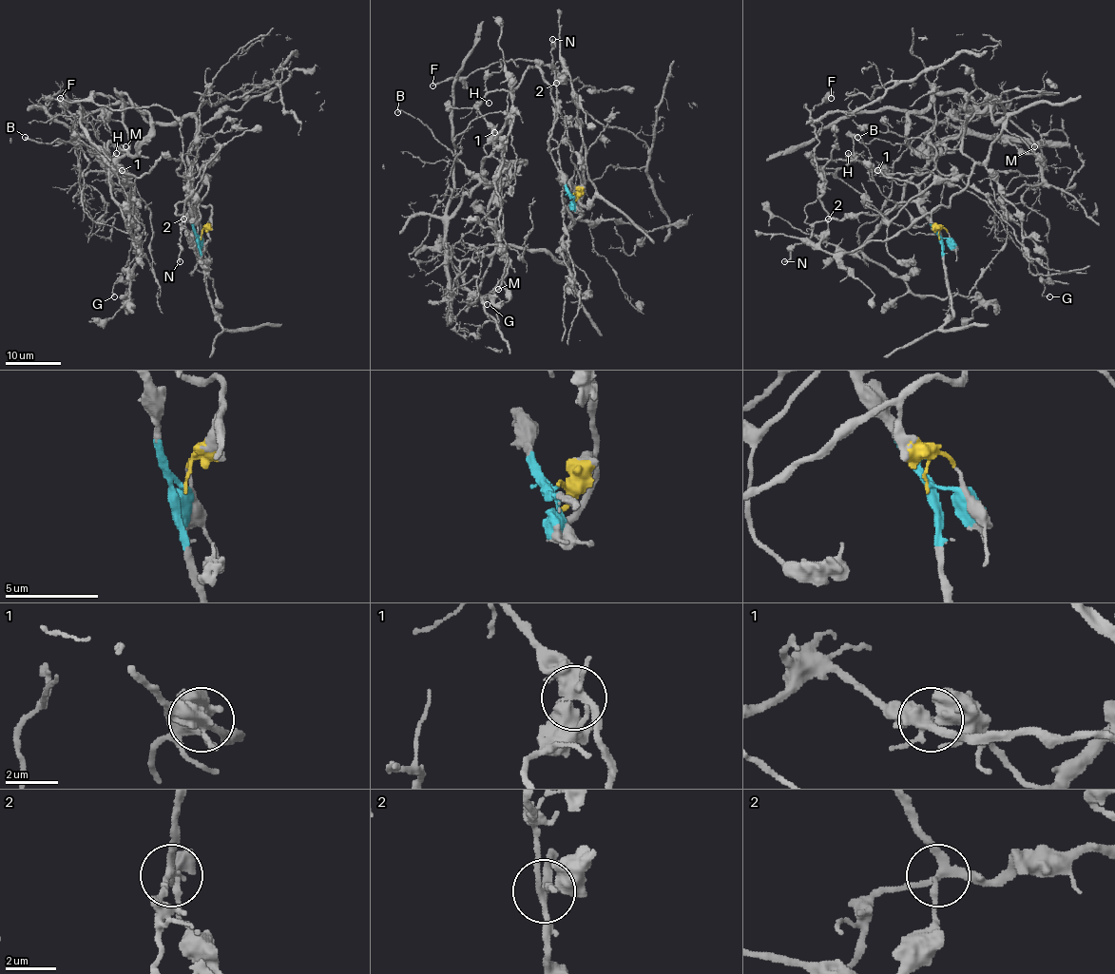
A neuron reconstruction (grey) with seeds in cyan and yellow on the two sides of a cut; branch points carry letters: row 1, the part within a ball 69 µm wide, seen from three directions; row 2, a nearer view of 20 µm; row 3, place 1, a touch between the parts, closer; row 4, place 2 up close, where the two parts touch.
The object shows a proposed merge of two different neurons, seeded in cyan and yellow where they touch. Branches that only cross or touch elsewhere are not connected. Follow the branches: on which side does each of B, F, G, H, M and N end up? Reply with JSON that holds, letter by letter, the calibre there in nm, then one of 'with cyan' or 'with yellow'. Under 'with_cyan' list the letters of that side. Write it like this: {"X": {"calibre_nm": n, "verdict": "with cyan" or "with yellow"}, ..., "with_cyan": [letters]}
{"B": {"calibre_nm": 280, "verdict": "with yellow"}, "F": {"calibre_nm": 240, "verdict": "with cyan"}, "G": {"calibre_nm": 120, "verdict": "with cyan"}, "H": {"calibre_nm": 200, "verdict": "with cyan"}, "M": {"calibre_nm": 200, "verdict": "with yellow"}, "N": {"calibre_nm": 200, "verdict": "with cyan"}, "with_cyan": ["F", "G", "H", "N"]}

